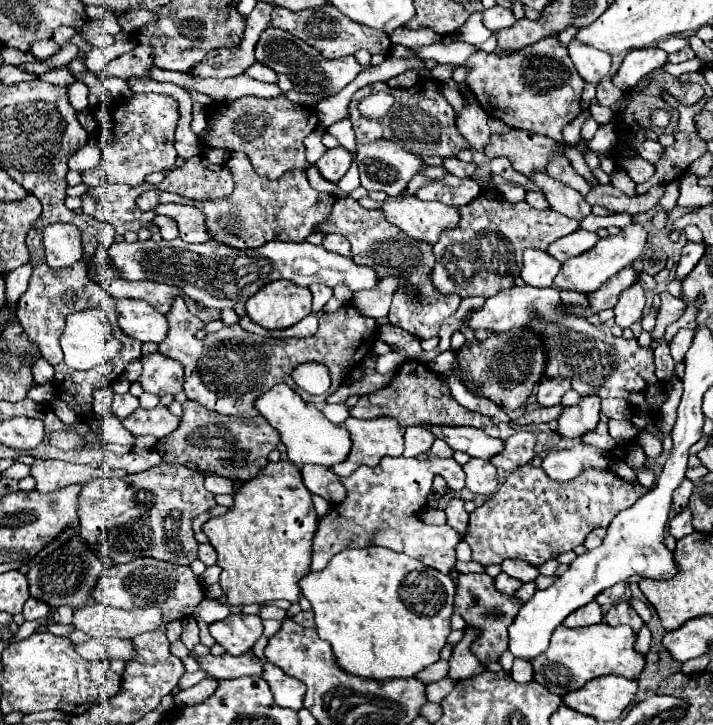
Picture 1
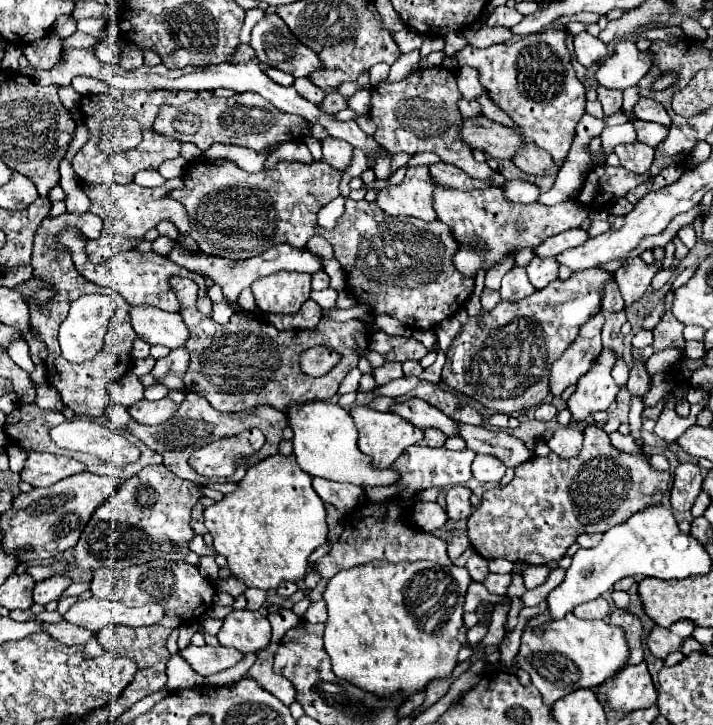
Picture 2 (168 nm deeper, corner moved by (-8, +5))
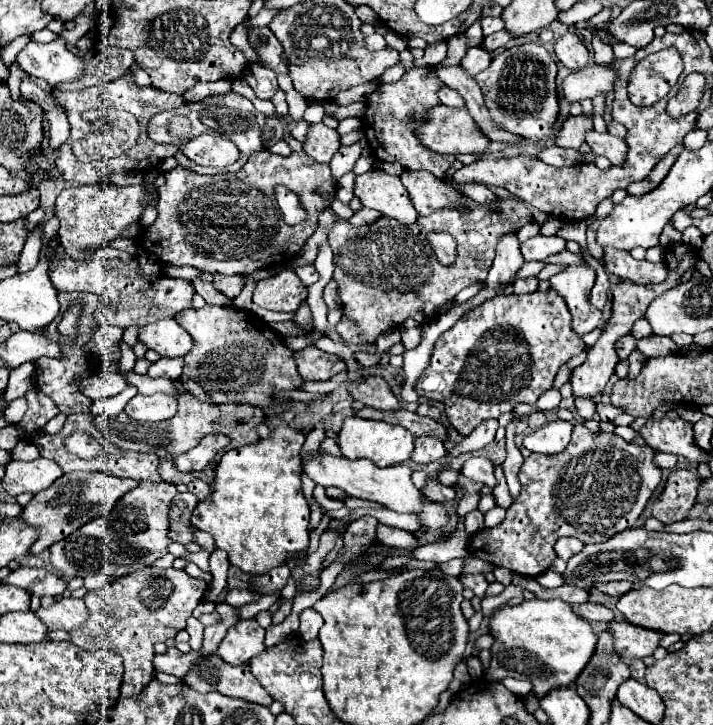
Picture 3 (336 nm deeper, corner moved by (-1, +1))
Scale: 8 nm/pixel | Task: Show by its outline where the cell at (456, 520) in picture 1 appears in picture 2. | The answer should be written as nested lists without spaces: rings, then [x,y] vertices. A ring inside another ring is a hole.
[[[456,485],[450,487],[446,493],[446,511],[450,515],[450,521],[460,521],[460,519],[468,519],[472,513],[472,505],[470,505],[470,495],[472,491]]]

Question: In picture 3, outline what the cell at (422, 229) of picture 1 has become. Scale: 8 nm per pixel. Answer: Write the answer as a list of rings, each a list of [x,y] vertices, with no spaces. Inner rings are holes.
[[[369,169],[359,175],[355,179],[353,193],[365,207],[377,209],[401,223],[415,223],[417,219],[417,211],[411,205],[409,193],[405,191],[401,179],[387,175],[381,169]]]

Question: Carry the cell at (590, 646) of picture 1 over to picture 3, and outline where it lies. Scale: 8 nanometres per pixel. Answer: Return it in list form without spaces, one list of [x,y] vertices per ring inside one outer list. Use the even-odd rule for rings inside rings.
[[[529,599],[521,601],[519,605],[503,605],[491,615],[489,633],[495,637],[495,641],[491,645],[491,667],[487,669],[487,679],[501,681],[505,677],[525,677],[533,683],[533,695],[537,695],[539,699],[545,697],[551,689],[575,683],[585,663],[589,663],[589,659],[593,657],[597,643],[597,635],[593,633],[591,625],[579,615],[575,615],[573,609],[561,599]]]

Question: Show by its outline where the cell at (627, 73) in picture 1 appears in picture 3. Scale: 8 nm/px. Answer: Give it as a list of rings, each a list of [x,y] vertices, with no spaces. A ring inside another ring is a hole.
[[[587,65],[563,81],[563,97],[569,103],[577,103],[583,99],[591,99],[597,93],[609,93],[615,85],[615,71],[611,67],[599,67],[599,65]]]

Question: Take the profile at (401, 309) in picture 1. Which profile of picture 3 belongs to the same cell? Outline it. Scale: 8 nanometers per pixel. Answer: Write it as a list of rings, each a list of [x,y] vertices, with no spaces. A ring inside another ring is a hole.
[[[465,199],[463,203],[467,213],[461,213],[457,209],[443,209],[435,211],[427,217],[417,217],[415,223],[405,225],[391,217],[379,217],[373,225],[353,227],[349,221],[339,219],[335,227],[329,233],[329,243],[333,247],[335,255],[335,271],[333,279],[339,285],[339,299],[343,305],[343,319],[335,325],[335,331],[345,343],[353,345],[369,345],[373,343],[381,333],[395,329],[403,325],[405,319],[413,317],[419,323],[431,321],[439,315],[441,307],[453,299],[461,289],[467,285],[473,285],[477,281],[487,279],[487,271],[481,267],[491,267],[493,255],[495,255],[495,243],[505,231],[517,231],[519,227],[533,221],[531,209],[515,199],[497,199],[497,203],[477,203],[473,199]],[[425,231],[445,231],[457,239],[457,263],[453,267],[441,267],[437,259],[433,259],[433,251],[429,251],[429,243],[425,243]]]

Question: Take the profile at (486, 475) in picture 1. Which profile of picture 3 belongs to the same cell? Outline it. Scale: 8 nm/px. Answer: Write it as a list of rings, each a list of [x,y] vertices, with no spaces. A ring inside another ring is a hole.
[[[471,457],[471,459],[465,461],[461,473],[465,477],[473,479],[473,481],[481,481],[481,483],[493,487],[495,485],[493,469],[495,469],[495,465],[493,465],[491,459],[487,459],[487,457]]]

